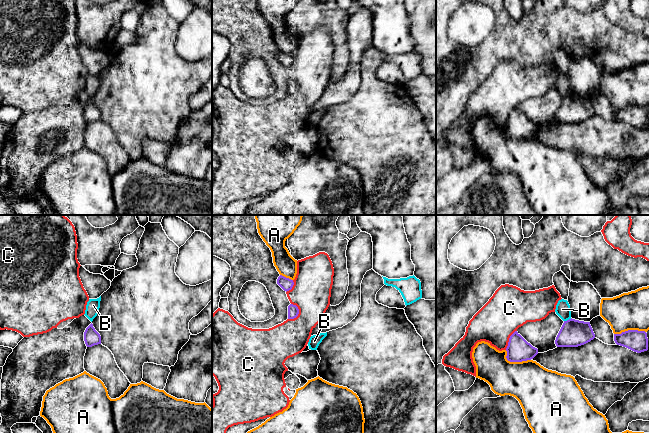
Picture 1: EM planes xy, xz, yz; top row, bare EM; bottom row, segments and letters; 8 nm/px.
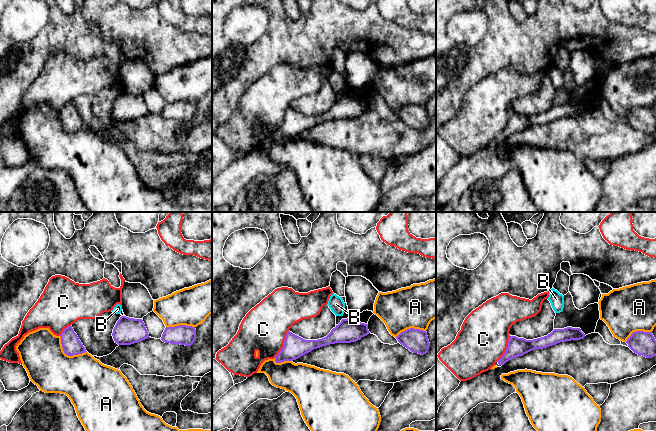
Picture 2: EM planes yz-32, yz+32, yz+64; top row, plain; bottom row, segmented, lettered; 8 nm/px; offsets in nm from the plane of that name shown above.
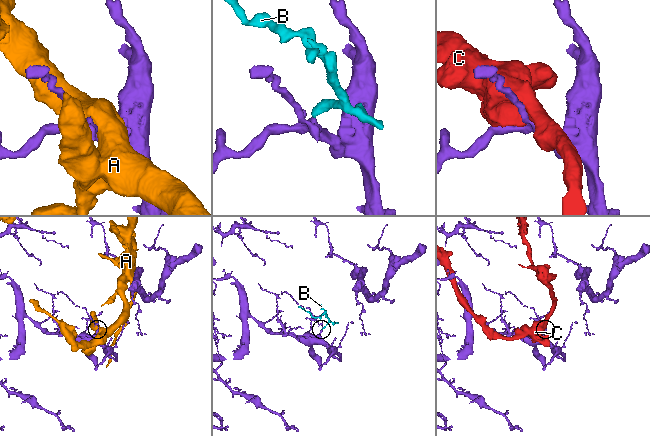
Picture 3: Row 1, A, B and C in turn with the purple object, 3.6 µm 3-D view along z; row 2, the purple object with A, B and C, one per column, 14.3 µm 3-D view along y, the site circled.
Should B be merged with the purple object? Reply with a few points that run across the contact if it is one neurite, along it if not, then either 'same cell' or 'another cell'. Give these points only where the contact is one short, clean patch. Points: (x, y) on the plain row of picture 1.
yz (571, 94), (564, 97) | another cell

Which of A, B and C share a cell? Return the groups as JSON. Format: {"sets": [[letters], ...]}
{"sets": [["A"], ["B"], ["C"]]}

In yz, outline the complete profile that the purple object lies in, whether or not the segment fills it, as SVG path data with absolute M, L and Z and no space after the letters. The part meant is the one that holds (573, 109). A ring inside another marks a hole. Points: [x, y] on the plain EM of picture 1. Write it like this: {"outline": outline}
{"outline": "M569 95L564 97L555 120L557 123L578 123L595 114L590 98Z"}

